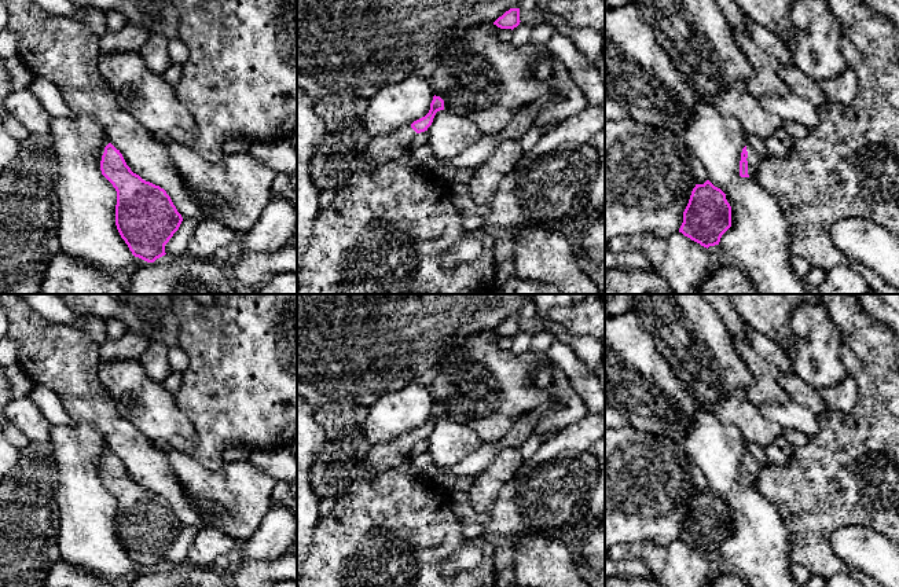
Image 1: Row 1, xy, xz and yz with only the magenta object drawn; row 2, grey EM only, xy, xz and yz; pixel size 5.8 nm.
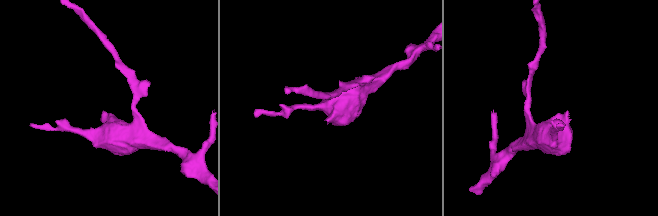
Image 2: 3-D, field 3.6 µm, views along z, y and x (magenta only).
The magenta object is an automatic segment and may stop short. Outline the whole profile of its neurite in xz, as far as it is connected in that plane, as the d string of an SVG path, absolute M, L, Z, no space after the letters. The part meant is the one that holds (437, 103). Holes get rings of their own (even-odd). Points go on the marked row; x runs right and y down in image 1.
M434 95L430 103L430 110L425 117L414 121L411 125L395 131L389 136L371 137L366 150L362 153L362 159L367 162L370 169L374 169L390 159L406 155L412 139L418 133L428 131L436 113L440 110L444 110L444 100Z

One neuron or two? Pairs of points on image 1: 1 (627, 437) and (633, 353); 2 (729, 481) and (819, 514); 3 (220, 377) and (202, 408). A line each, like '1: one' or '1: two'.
1: two
2: two
3: one

